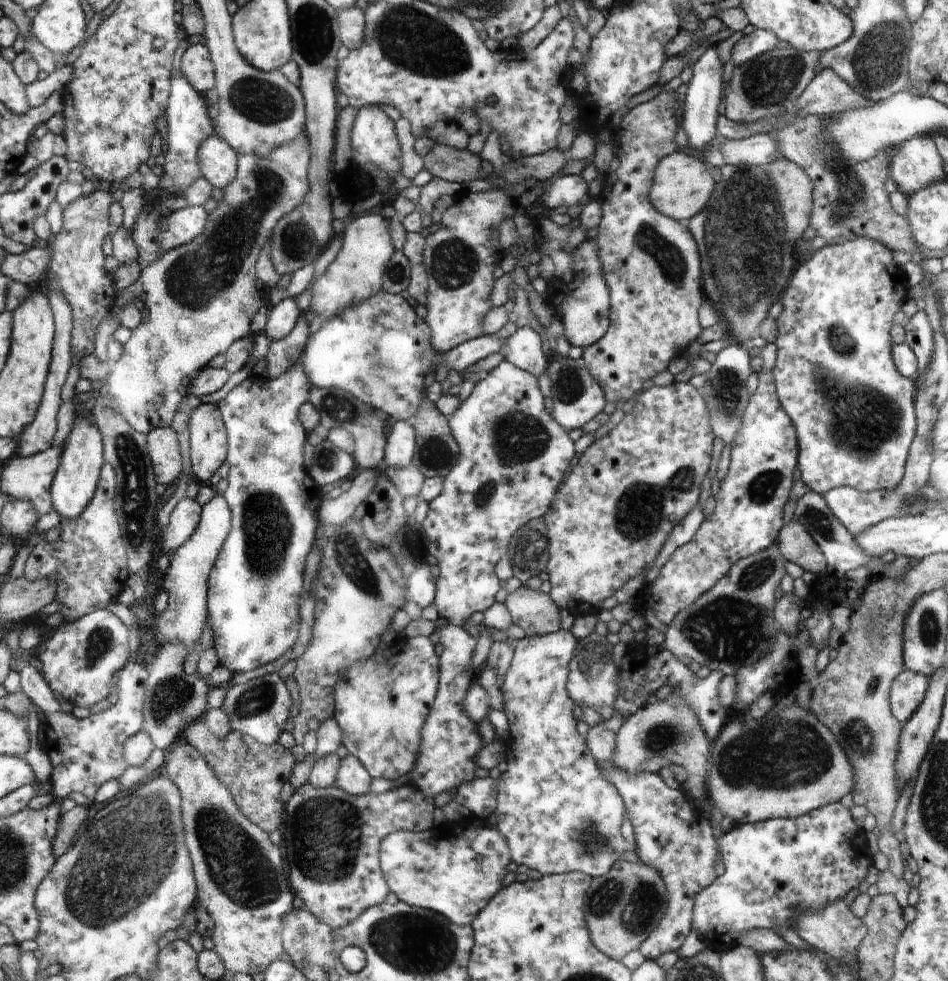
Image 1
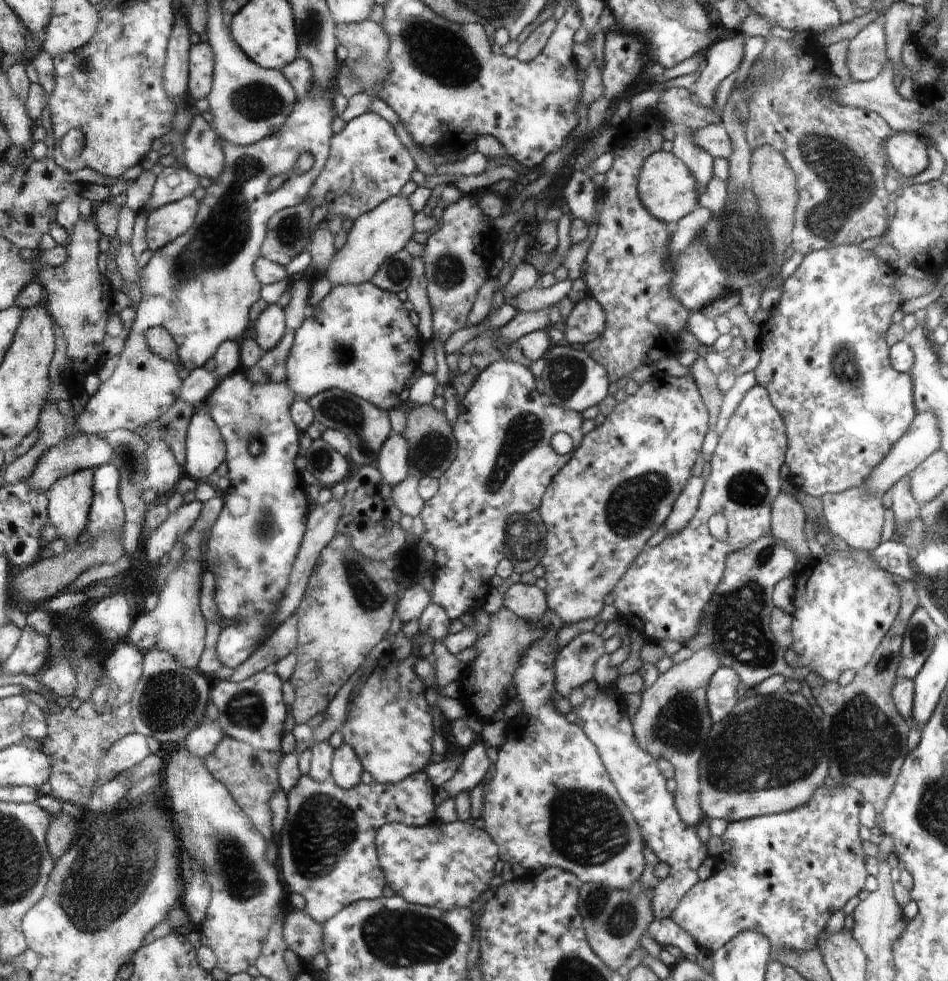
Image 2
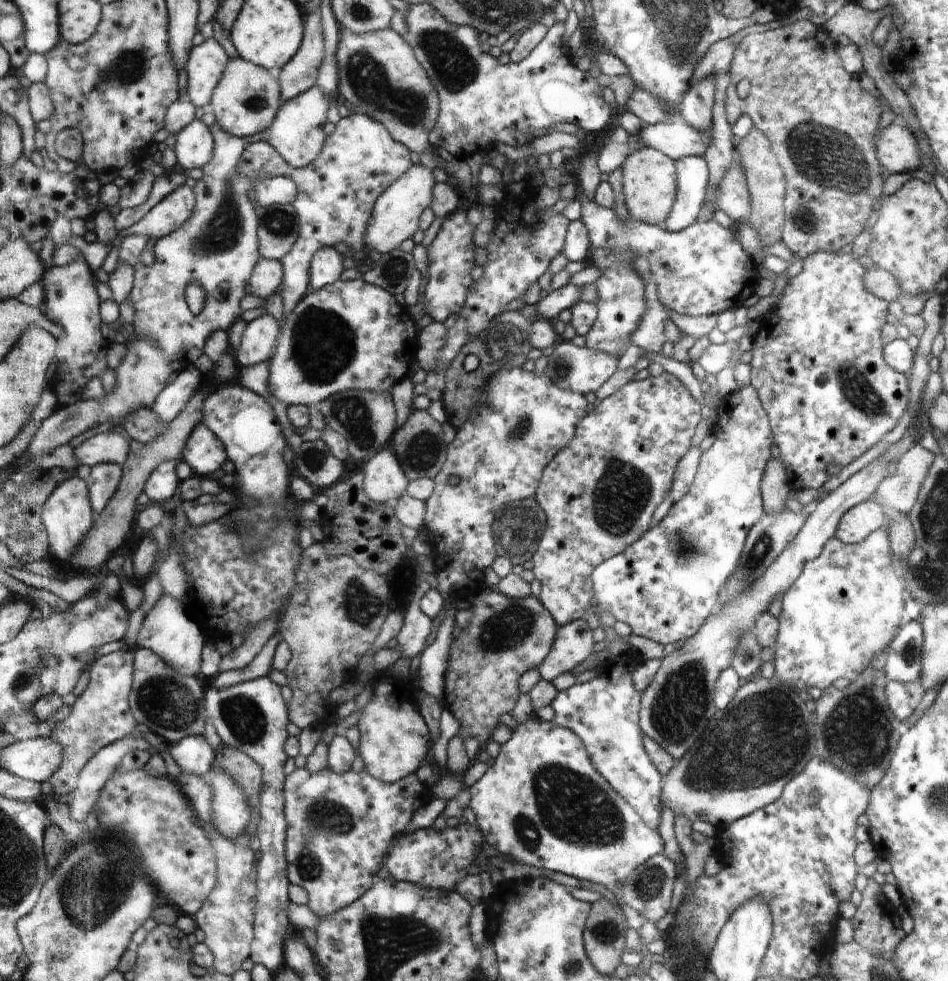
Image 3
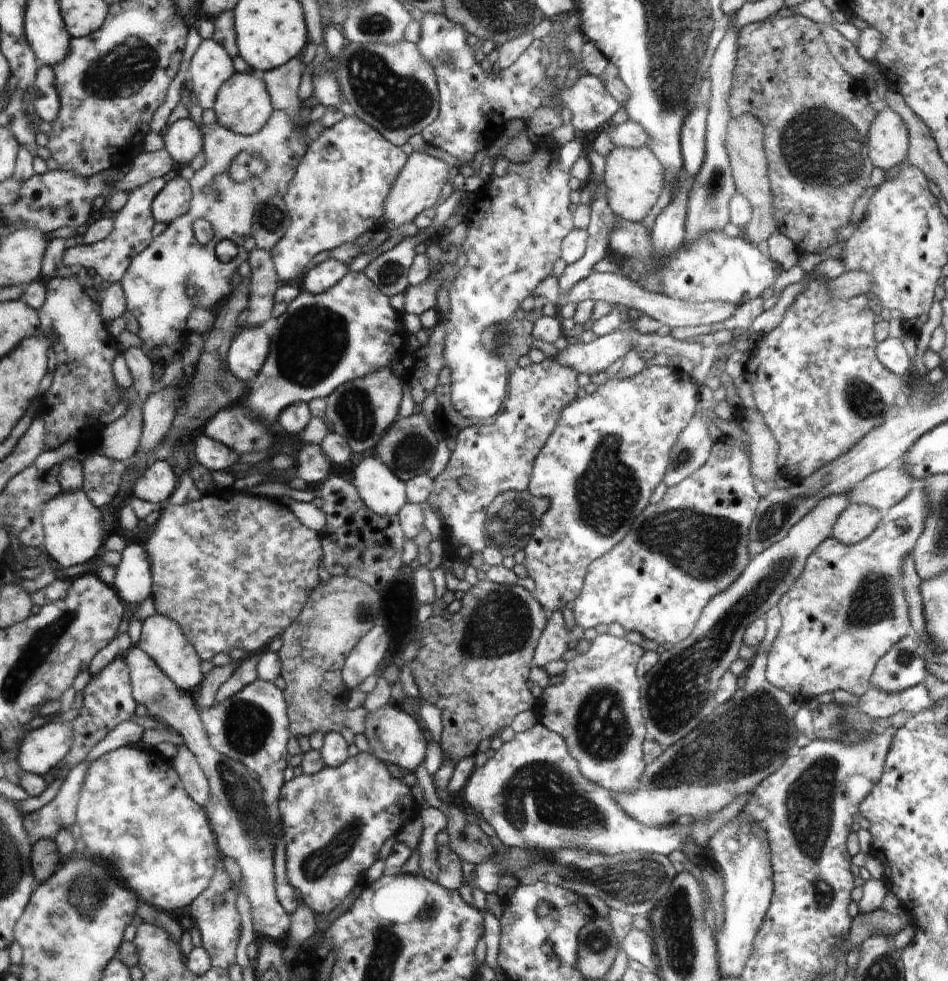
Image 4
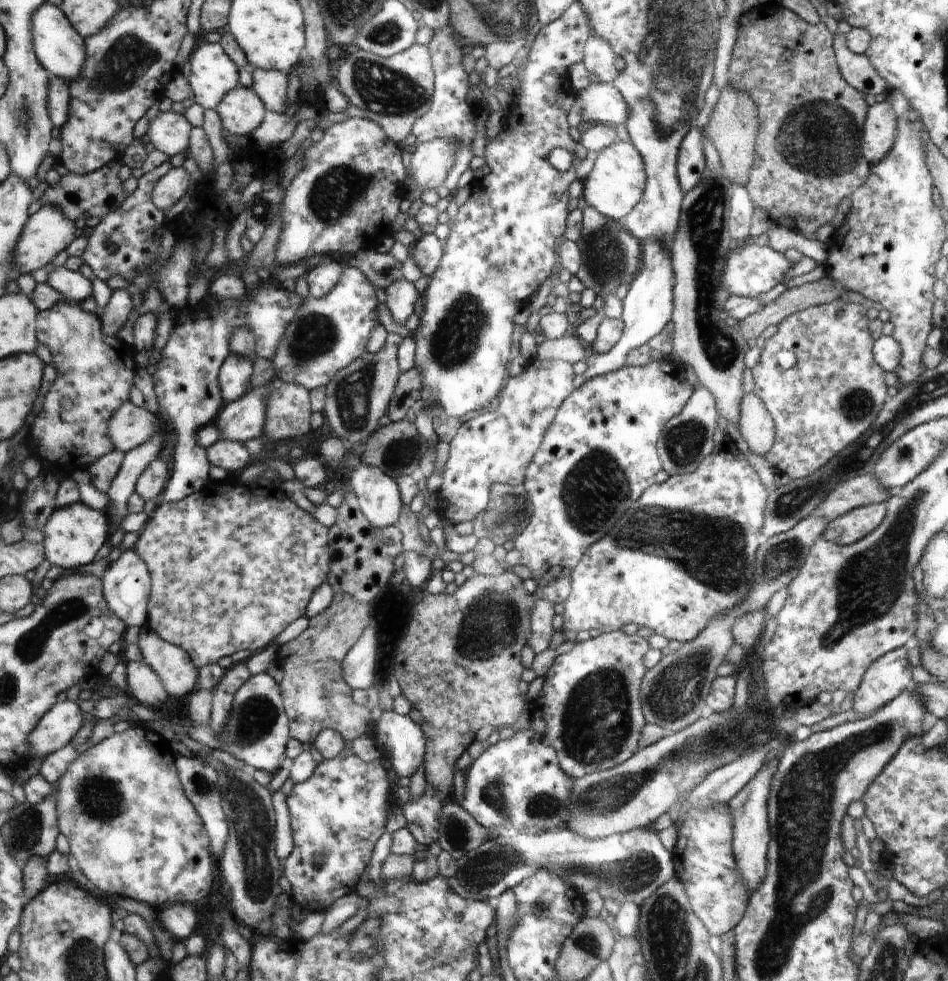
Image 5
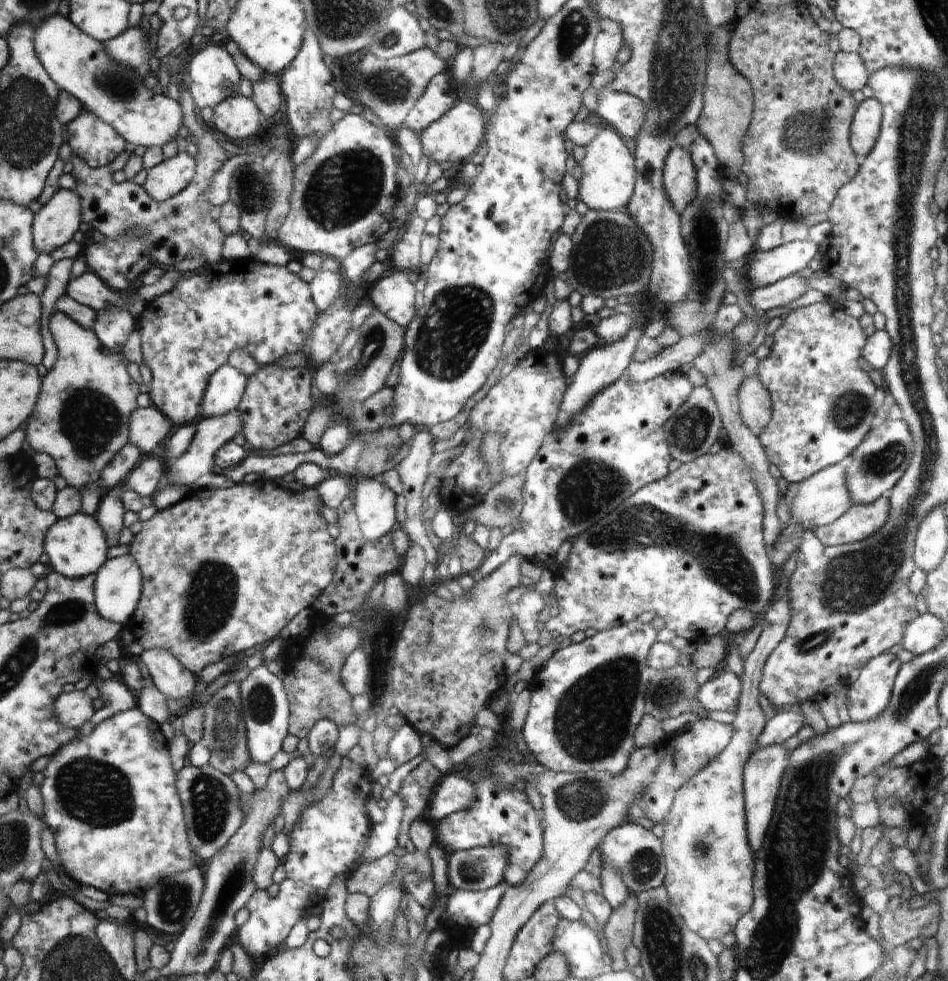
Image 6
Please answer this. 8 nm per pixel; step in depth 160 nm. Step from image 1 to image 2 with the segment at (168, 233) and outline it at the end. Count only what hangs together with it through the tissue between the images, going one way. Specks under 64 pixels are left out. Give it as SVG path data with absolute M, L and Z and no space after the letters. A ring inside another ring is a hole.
M193 196L166 204L148 212L146 219L147 249L161 251L166 244L185 235L196 223L200 203Z

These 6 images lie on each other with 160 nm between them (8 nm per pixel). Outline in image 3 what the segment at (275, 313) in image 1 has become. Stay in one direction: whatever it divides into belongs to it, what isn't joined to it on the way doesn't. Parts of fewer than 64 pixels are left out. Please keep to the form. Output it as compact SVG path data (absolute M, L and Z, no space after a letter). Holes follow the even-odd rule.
M270 313L247 323L240 347L232 348L233 357L240 367L257 365L269 360L275 352L280 331L280 322Z

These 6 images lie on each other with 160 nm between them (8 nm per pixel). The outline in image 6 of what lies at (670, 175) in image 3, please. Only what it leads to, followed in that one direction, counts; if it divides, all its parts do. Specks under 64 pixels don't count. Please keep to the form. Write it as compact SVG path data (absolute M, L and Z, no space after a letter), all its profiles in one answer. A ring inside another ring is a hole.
M600 127L600 132L592 136L586 144L585 155L578 163L582 168L582 177L578 180L577 199L588 209L620 210L627 212L627 205L636 183L634 156L625 141L609 127Z

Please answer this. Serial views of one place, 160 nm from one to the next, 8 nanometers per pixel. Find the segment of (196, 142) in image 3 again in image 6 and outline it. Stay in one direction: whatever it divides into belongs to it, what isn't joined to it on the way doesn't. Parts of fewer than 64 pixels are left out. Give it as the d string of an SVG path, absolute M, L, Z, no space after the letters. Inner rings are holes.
M50 16L35 30L36 33L36 52L40 58L42 67L46 73L56 82L58 88L64 92L68 92L70 96L76 98L82 104L84 110L90 109L94 116L98 116L100 120L110 124L125 140L137 146L162 147L164 144L175 140L175 137L182 126L182 112L180 112L180 104L174 102L172 98L166 96L152 94L144 88L142 78L138 76L136 70L132 66L126 64L118 64L118 60L114 60L108 52L106 52L105 44L95 40L88 33L78 29L68 17Z

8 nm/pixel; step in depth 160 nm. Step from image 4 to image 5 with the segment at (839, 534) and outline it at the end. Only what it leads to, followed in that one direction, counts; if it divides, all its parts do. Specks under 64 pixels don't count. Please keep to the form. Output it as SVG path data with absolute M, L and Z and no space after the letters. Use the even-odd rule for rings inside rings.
M886 503L854 508L845 515L826 521L822 538L839 545L854 544L880 526L886 511Z

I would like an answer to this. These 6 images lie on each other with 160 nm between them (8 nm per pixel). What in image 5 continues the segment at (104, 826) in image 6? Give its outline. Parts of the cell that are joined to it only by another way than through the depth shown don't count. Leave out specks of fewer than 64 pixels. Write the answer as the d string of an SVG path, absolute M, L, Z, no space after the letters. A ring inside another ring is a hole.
M135 726L135 728L130 728L130 730L126 730L122 733L115 733L113 736L104 739L97 745L94 745L92 748L84 751L80 757L71 764L64 775L62 775L59 780L54 784L56 788L53 791L57 792L57 811L58 811L58 826L59 832L64 834L66 838L68 838L68 842L70 845L69 852L76 858L78 865L77 867L82 870L82 874L94 884L94 886L98 886L102 892L106 892L106 894L114 894L114 896L128 896L128 899L134 898L134 900L140 900L142 902L146 902L146 904L150 904L150 906L158 906L158 908L164 908L168 903L179 902L179 903L188 903L188 902L200 902L200 900L204 900L208 894L210 894L210 886L212 886L212 856L210 856L210 839L206 829L204 828L202 819L198 816L198 813L195 811L194 805L188 800L188 797L185 795L183 791L182 784L180 784L180 779L178 778L178 774L176 774L176 765L174 764L174 750L170 748L170 741L168 741L163 735L160 733L156 733L154 730L151 730L147 727Z

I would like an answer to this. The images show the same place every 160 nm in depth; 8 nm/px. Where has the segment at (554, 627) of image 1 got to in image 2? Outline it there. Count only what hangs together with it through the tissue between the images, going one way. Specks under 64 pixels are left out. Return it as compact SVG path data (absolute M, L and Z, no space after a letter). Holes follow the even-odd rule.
M521 582L512 584L503 595L503 606L524 620L538 621L548 610L543 590Z

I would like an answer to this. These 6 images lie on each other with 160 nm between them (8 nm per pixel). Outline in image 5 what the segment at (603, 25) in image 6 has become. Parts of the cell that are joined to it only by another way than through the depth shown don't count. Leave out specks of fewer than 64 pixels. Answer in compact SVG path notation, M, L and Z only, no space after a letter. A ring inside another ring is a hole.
M593 33L584 48L584 66L586 70L597 77L602 83L612 85L614 78L619 76L619 72L614 66L617 55L612 52L606 40L602 36Z

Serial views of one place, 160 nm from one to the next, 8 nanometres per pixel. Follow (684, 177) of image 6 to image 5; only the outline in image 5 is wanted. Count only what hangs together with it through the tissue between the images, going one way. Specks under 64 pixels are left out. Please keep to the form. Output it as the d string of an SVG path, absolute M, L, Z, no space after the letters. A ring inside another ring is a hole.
M692 129L681 141L676 172L683 194L698 185L706 170L704 152L700 148L700 138L703 135L701 130Z

